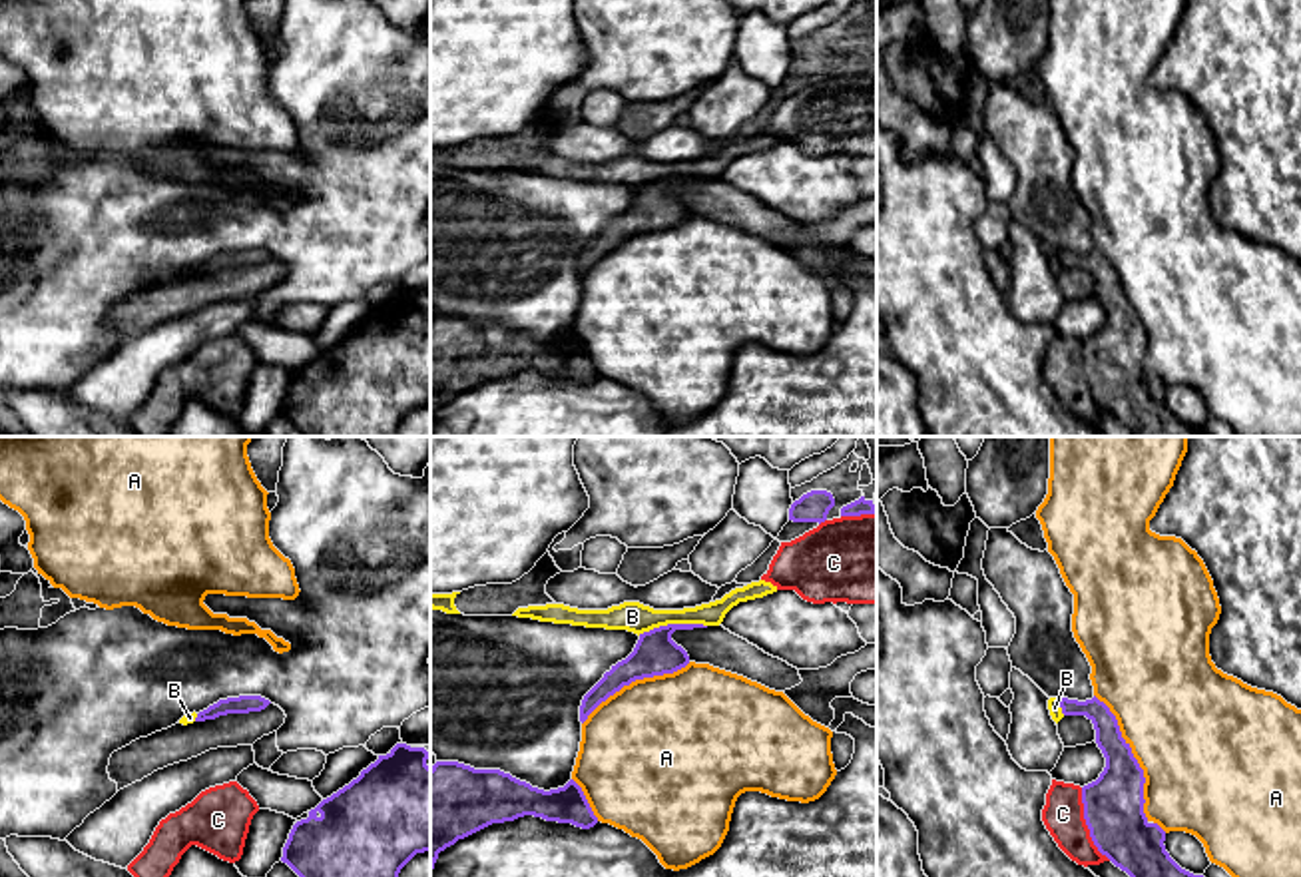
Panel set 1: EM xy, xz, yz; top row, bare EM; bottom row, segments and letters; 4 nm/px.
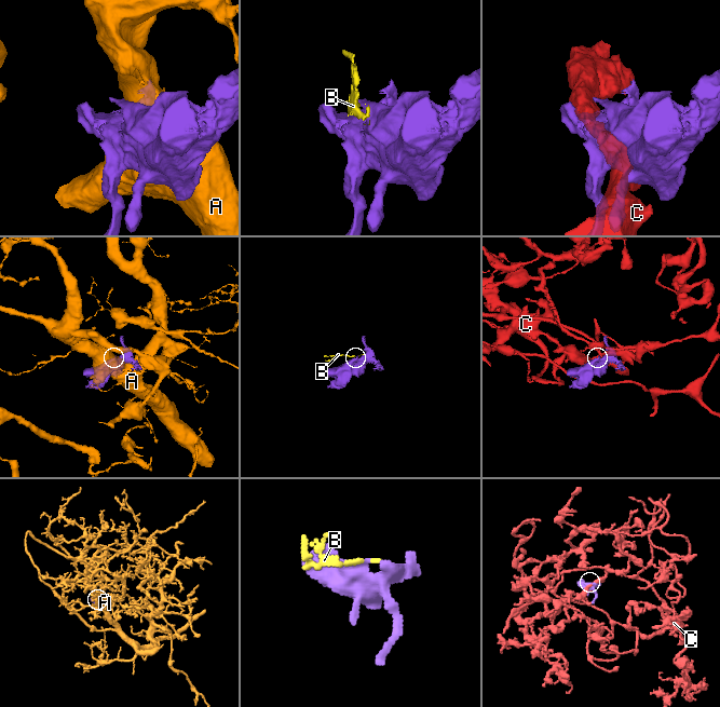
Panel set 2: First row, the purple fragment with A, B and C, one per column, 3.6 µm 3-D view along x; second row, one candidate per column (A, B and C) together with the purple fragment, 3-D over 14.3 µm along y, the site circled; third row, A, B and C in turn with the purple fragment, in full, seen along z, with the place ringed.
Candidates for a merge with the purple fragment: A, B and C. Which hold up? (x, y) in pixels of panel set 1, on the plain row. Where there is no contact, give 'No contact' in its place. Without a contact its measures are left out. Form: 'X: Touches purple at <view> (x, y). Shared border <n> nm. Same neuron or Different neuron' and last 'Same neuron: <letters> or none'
A: Touches purple at yz (1134, 311). Shared border 550 nm. Different neuron
B: Touches purple at xz (672, 178). Shared border 280 nm. Different neuron
C: Touches purple at yz (1086, 377). Shared border 320 nm. Different neuron
Same neuron: none

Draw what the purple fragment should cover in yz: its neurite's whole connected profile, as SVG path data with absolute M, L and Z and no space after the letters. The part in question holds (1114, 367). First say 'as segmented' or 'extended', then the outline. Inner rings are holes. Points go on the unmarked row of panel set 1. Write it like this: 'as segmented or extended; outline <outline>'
as segmented; outline M1096 249L1086 255L1060 251L1064 269L1086 269L1096 283L1096 297L1106 311L1100 331L1082 341L1084 373L1098 405L1116 421L1126 425L1134 437L1211 437L1203 429L1181 423L1166 405L1166 385L1150 377L1144 367L1144 323L1132 307L1130 297L1122 291L1116 269Z

